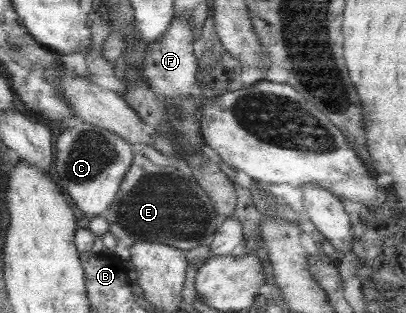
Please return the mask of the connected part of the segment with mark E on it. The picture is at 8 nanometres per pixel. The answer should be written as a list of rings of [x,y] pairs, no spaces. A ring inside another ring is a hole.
[[[133,153],[131,163],[121,179],[113,201],[103,216],[107,220],[109,233],[116,240],[113,254],[124,263],[129,261],[129,248],[137,241],[161,242],[186,252],[197,245],[207,245],[219,224],[211,201],[191,175],[184,176],[169,166],[155,165],[141,153]]]

